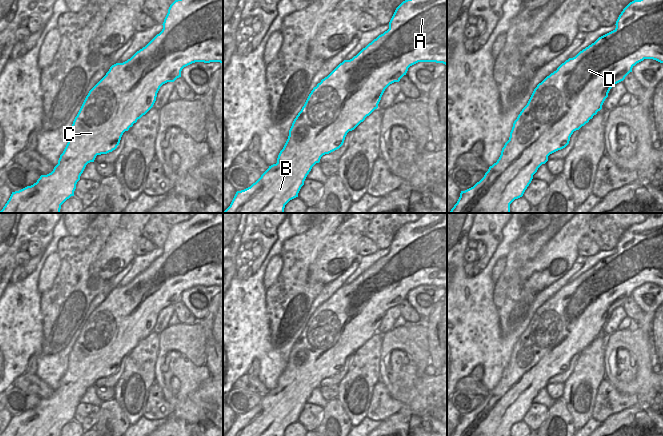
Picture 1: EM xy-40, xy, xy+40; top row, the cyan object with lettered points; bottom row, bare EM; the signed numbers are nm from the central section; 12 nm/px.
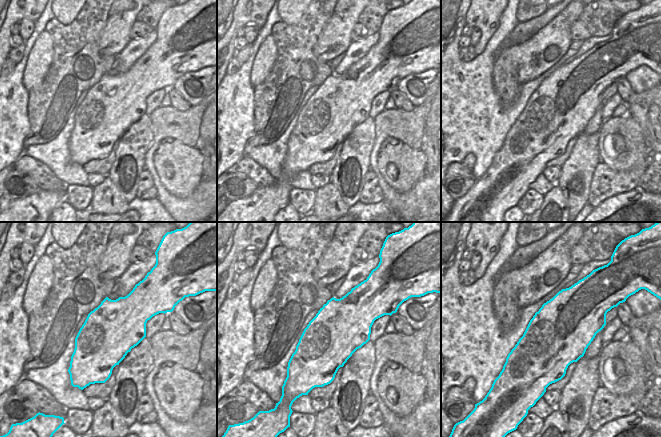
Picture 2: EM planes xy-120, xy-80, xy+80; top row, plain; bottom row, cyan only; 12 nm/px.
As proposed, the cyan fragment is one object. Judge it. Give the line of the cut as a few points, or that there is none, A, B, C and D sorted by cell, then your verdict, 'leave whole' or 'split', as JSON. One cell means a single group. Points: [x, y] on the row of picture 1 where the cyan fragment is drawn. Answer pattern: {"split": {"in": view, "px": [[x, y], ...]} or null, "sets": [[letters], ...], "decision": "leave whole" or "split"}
{"split": null, "sets": [["A", "B", "C", "D"]], "decision": "leave whole"}

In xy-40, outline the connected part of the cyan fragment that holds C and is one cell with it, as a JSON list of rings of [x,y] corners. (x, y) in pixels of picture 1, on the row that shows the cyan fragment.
[[[175,0],[162,25],[162,31],[145,47],[127,61],[112,65],[89,91],[53,171],[41,175],[33,185],[12,192],[0,213],[60,213],[61,205],[74,196],[86,165],[97,155],[117,148],[123,133],[153,107],[163,84],[181,77],[182,69],[192,63],[223,63],[223,0]]]

